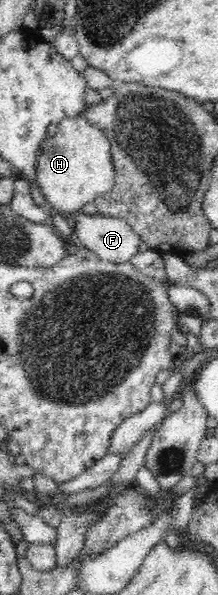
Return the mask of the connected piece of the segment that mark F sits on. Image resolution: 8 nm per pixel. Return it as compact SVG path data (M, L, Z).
M80 211L74 217L74 229L78 241L102 261L124 263L138 253L140 236L122 218Z

